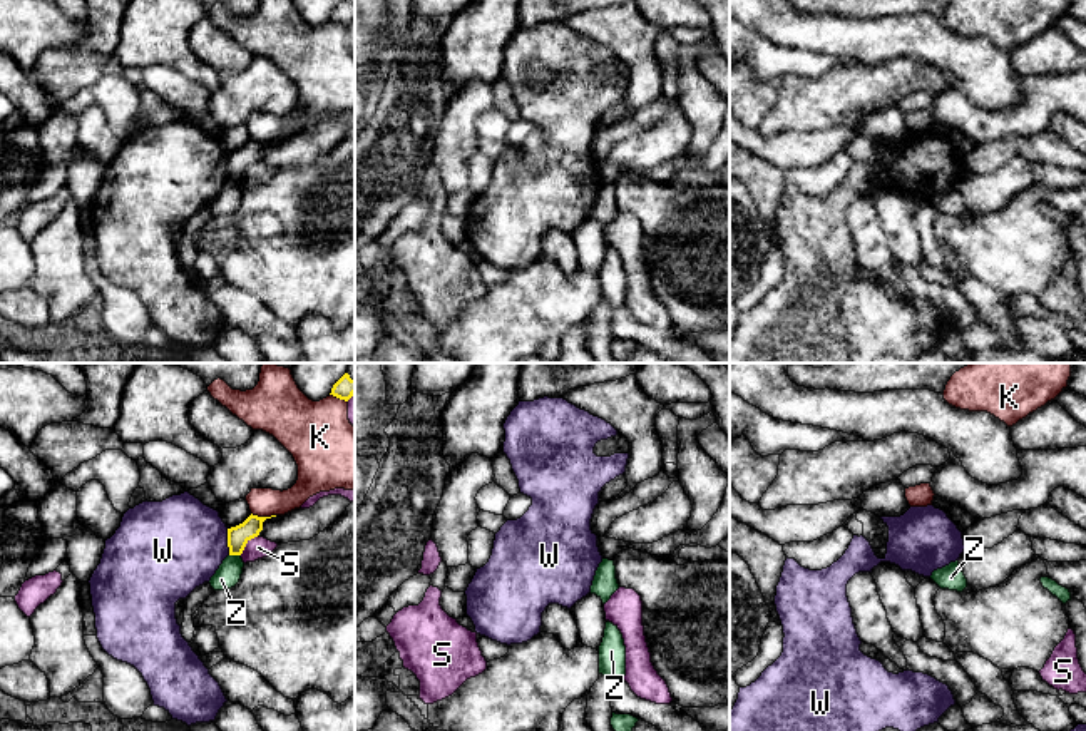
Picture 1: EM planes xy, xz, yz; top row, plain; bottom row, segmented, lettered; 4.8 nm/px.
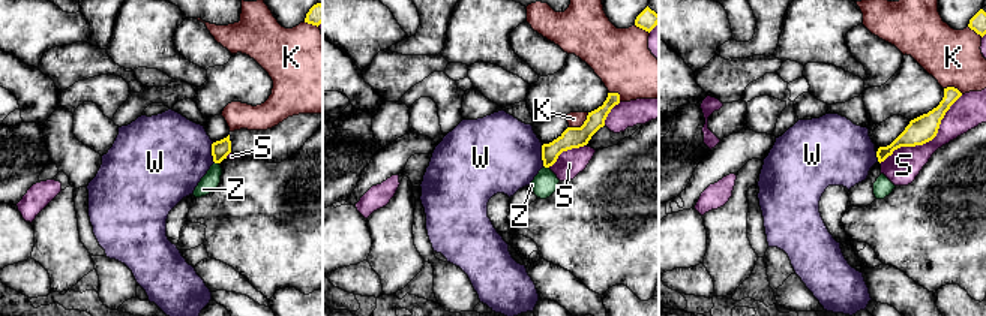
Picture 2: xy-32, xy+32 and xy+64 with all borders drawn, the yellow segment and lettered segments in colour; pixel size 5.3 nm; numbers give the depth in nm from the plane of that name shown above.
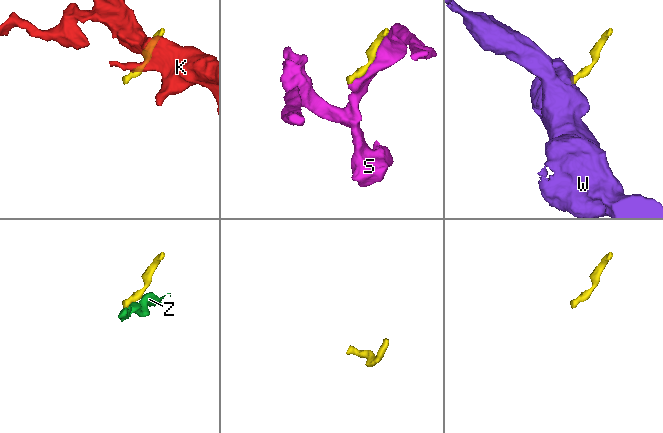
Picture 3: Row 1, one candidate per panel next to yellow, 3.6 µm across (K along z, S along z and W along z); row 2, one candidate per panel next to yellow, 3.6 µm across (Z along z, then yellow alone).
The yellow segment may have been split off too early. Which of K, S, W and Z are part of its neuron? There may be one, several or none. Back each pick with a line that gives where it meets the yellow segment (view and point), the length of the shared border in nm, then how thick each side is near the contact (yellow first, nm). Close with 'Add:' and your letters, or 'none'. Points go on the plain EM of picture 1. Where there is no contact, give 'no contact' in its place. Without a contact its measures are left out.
Add: none

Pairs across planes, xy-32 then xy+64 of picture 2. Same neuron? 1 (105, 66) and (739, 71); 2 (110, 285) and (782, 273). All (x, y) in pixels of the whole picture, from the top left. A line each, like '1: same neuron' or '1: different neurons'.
1: same neuron
2: different neurons

